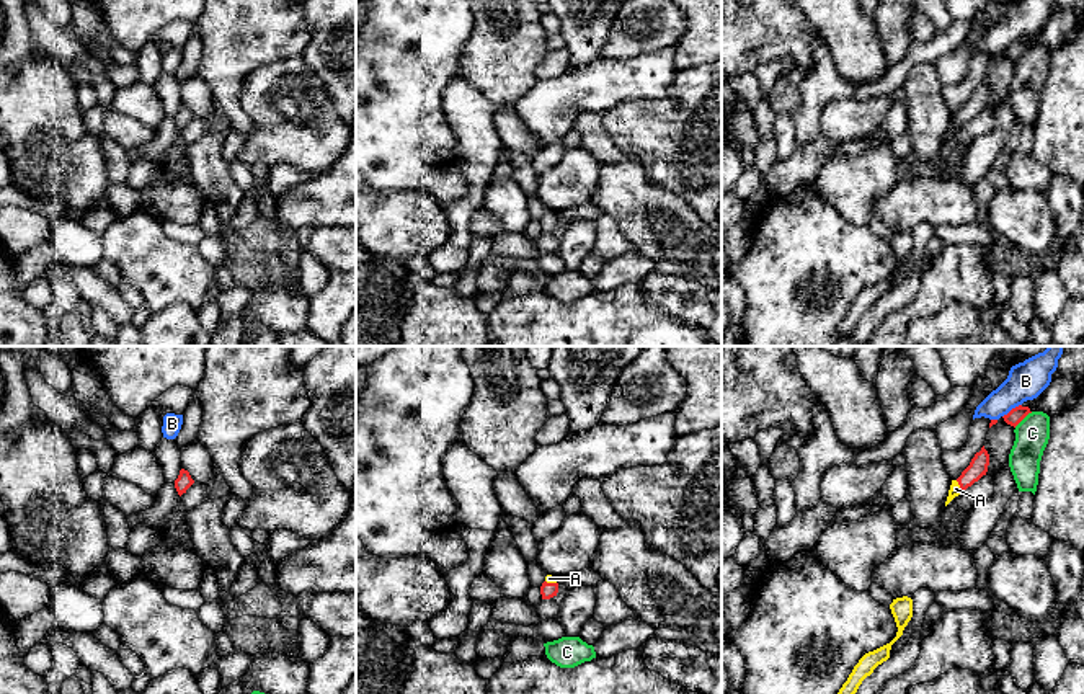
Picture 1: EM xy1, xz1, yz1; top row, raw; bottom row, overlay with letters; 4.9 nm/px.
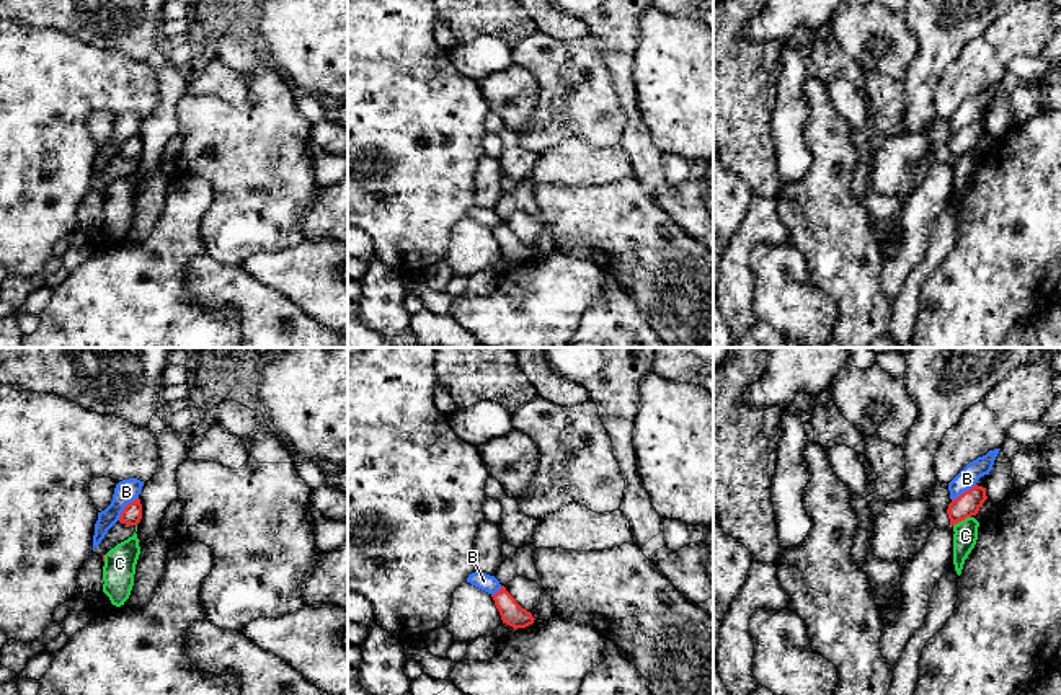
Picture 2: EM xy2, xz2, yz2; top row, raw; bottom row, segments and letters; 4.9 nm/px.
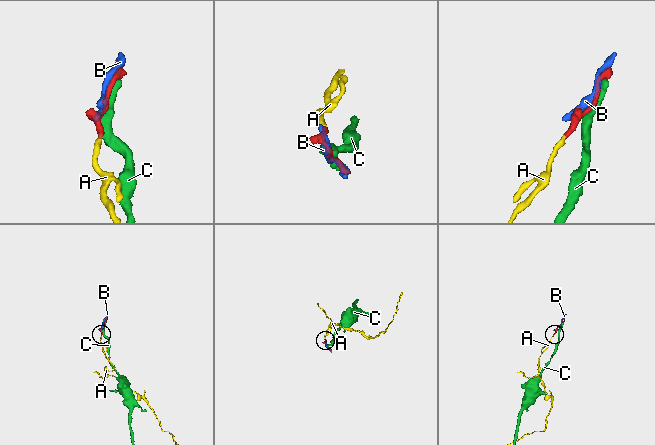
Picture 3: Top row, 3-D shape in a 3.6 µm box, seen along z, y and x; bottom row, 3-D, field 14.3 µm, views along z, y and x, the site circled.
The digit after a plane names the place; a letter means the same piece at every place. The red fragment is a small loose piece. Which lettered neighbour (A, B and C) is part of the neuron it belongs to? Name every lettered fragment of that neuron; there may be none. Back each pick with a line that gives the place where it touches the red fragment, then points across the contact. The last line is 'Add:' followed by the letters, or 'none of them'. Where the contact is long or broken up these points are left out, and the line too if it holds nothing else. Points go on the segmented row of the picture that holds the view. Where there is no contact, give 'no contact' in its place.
A: yz1 (959, 484) | across yz1 (978, 466), (959, 484), (955, 489)
Add: A

